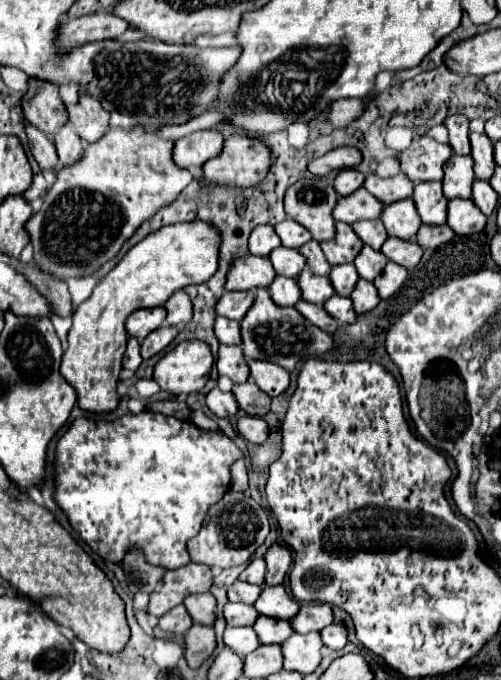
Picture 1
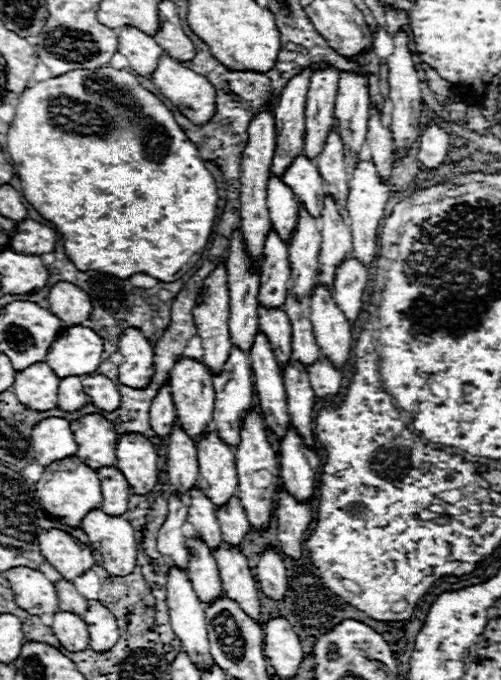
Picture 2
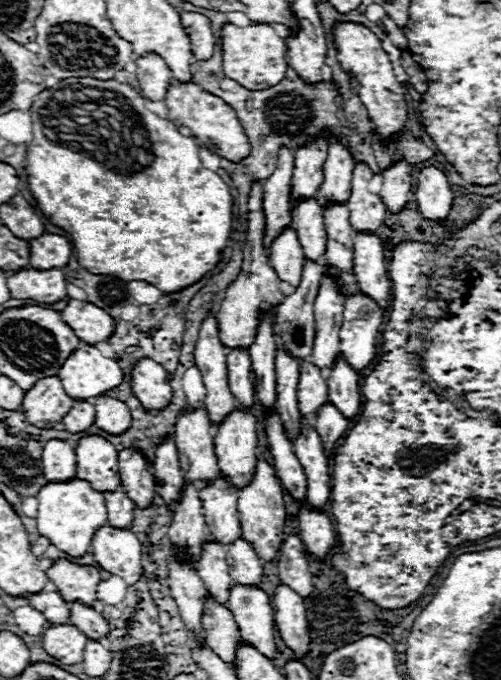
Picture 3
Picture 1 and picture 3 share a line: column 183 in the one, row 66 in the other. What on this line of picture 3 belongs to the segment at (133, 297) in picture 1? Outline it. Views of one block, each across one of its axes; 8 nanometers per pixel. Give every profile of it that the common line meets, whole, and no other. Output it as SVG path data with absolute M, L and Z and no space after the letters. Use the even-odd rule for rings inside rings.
M226 24L222 30L222 56L224 56L224 74L232 78L234 82L240 82L240 86L248 86L250 90L264 90L268 86L274 86L280 82L288 70L286 62L286 40L276 34L276 30L270 24L252 24L252 26L234 26Z

